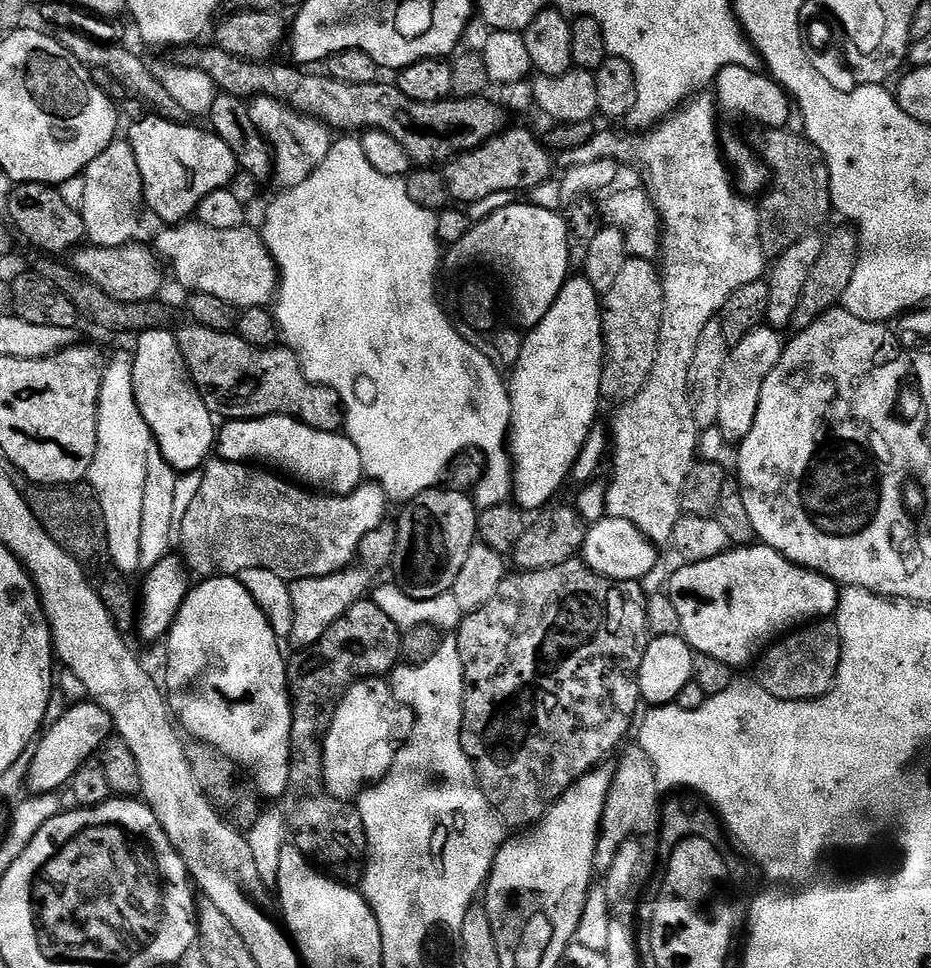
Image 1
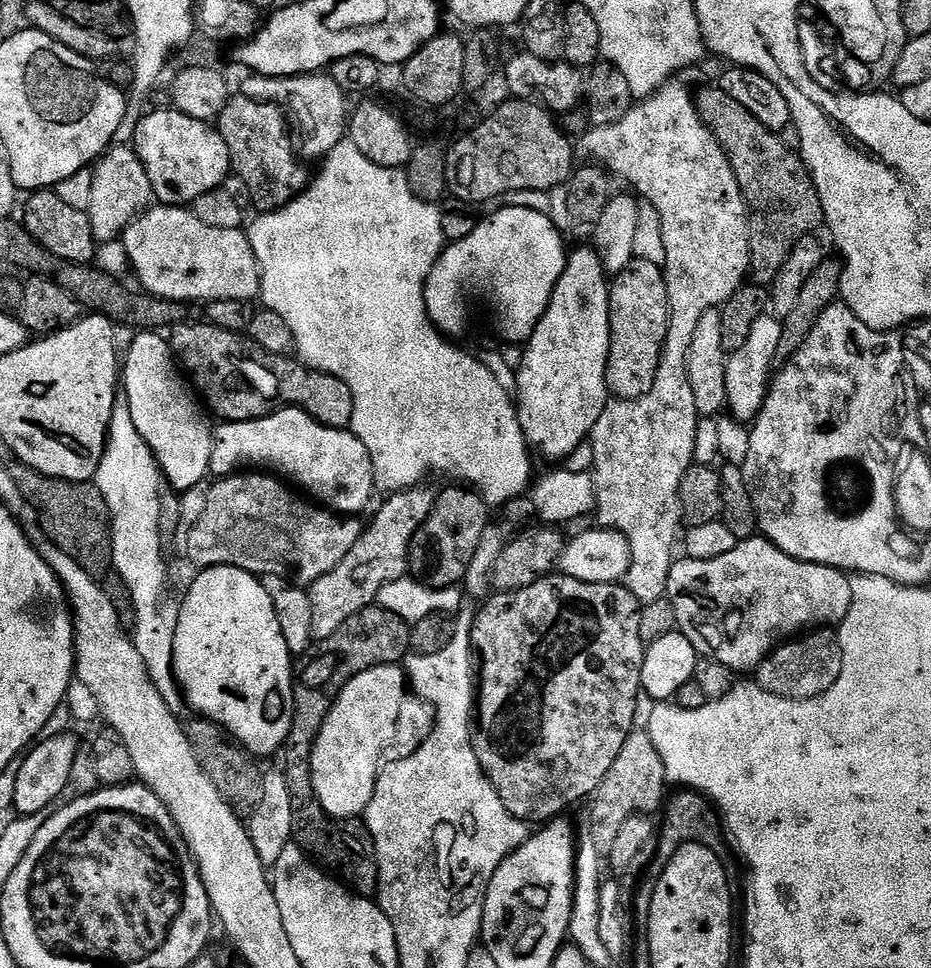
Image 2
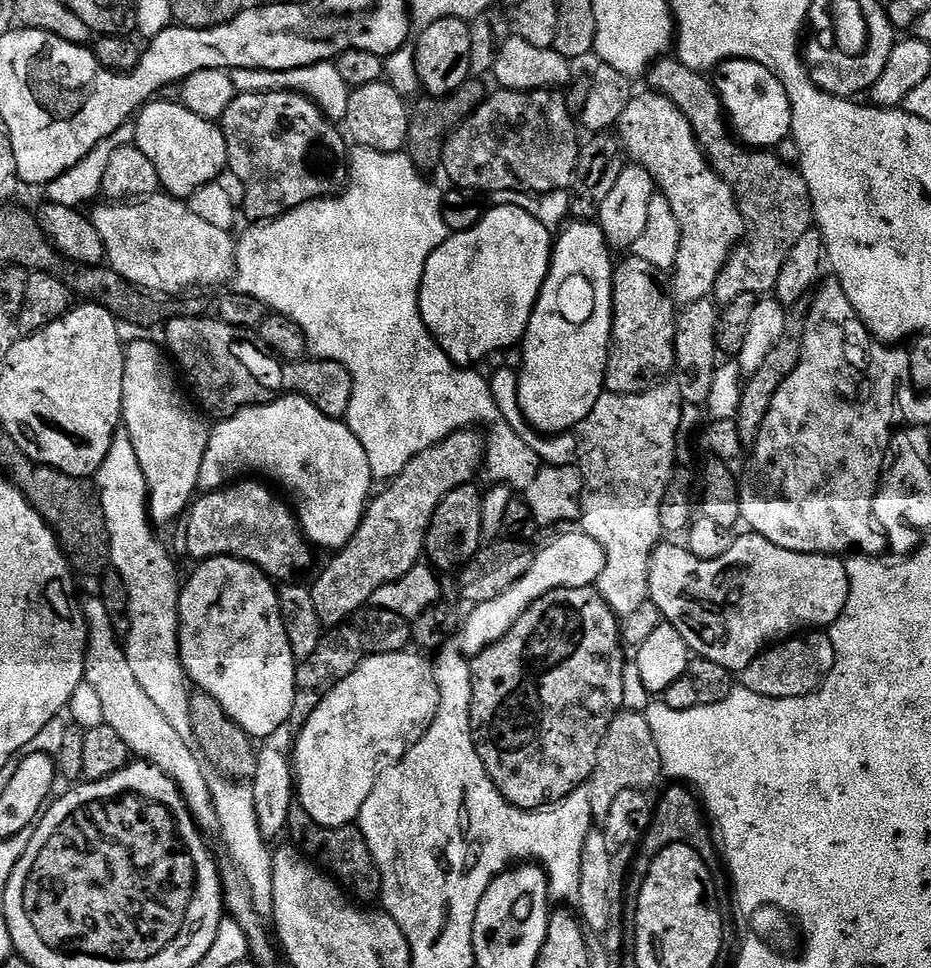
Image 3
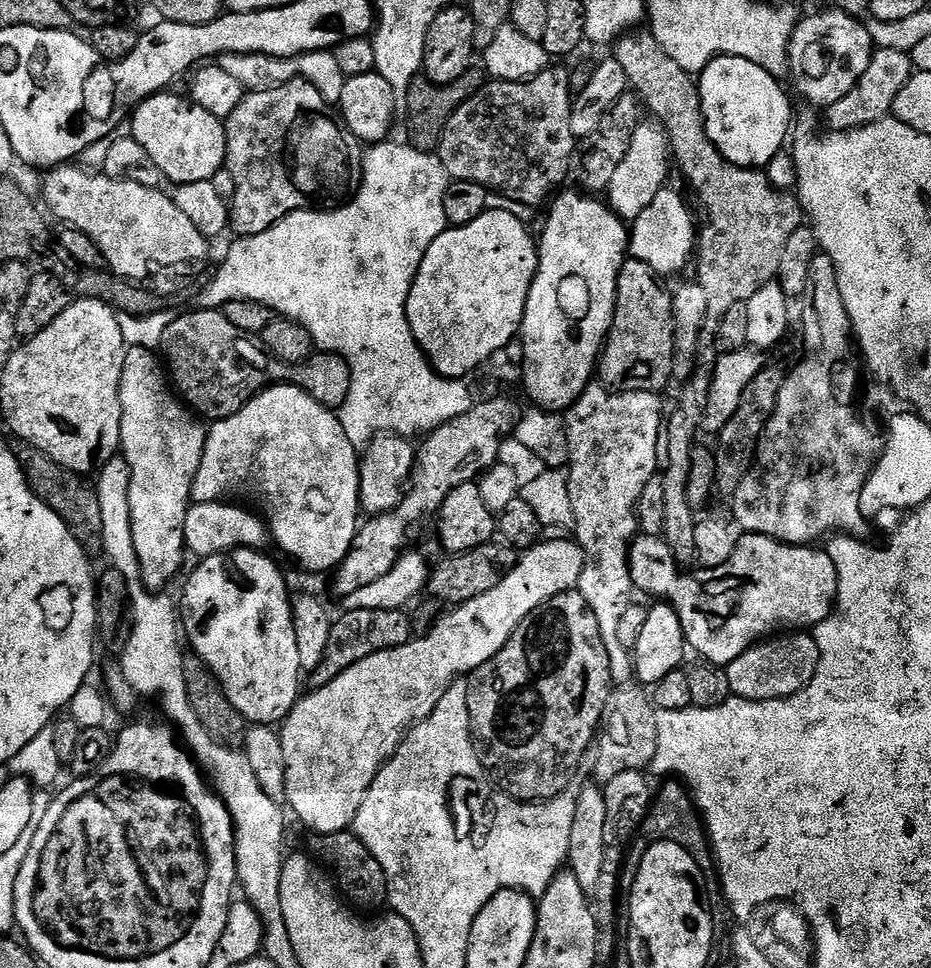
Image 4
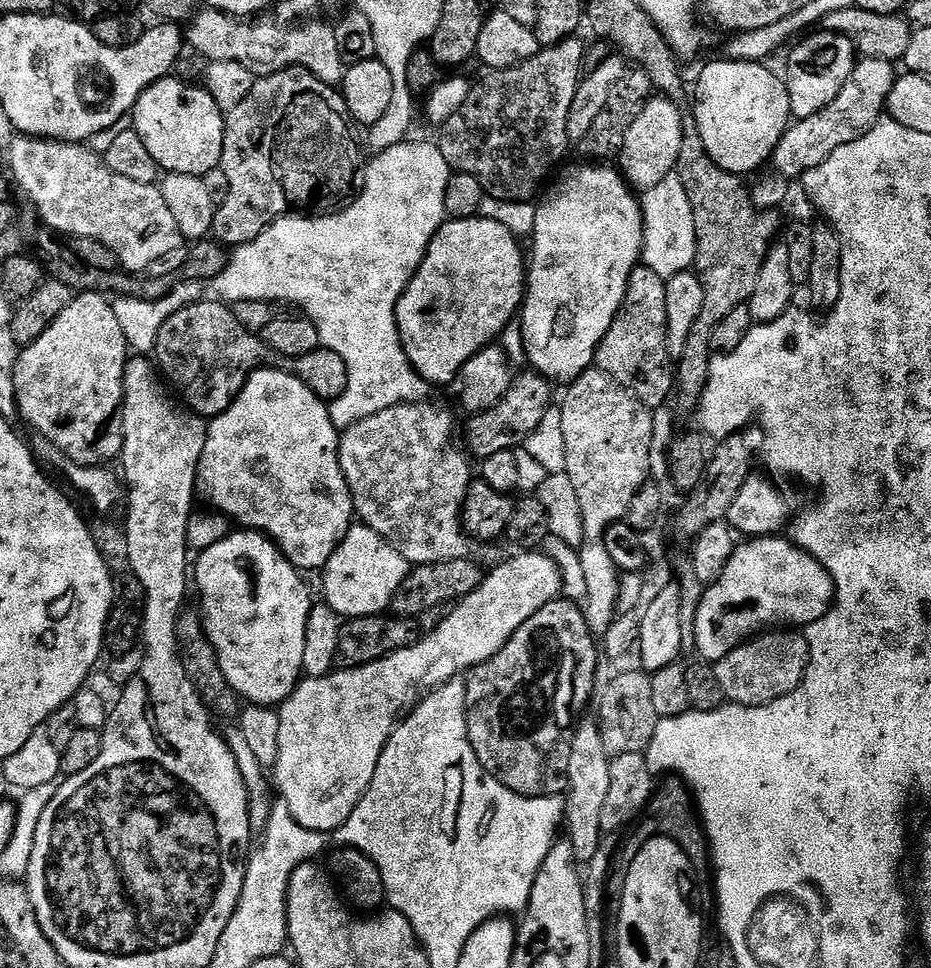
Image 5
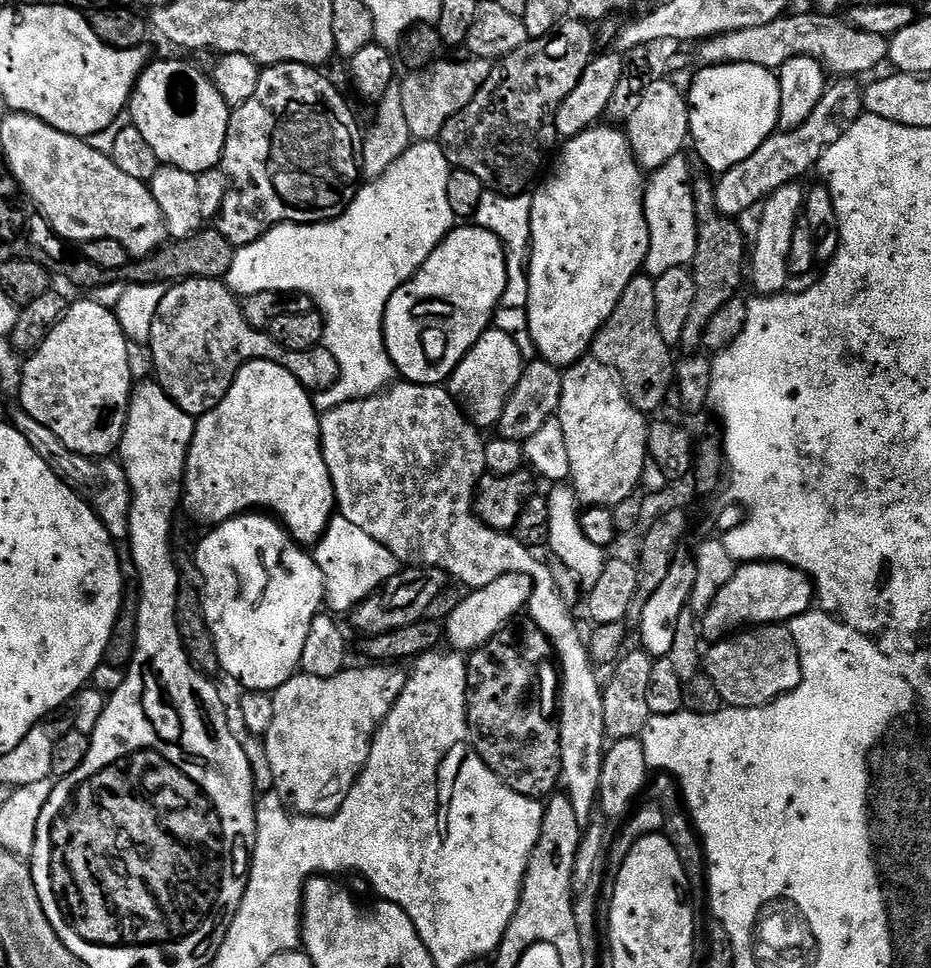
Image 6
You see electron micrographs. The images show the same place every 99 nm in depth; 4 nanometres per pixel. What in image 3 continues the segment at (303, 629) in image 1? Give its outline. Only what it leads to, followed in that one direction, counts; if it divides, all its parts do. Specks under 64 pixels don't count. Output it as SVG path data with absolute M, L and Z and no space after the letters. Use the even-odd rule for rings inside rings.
M461 428L459 432L450 434L442 442L422 450L414 459L387 485L384 493L373 495L370 503L364 510L364 517L348 545L339 549L336 556L329 562L328 568L320 572L320 577L310 584L314 607L318 609L318 618L321 625L335 626L343 620L348 620L355 612L360 611L371 601L372 596L378 589L387 584L393 584L403 578L406 573L421 563L425 555L424 539L428 533L430 522L434 518L434 510L454 490L463 484L473 483L477 478L476 471L483 469L486 464L486 440L480 437L479 431L472 428Z

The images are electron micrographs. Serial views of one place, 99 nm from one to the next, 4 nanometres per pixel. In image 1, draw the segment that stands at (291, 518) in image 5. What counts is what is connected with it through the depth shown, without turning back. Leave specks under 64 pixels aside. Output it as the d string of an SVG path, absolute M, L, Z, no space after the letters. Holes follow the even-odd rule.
M289 416L227 421L219 429L214 448L221 460L267 466L320 494L345 496L366 480L362 454L347 434L314 430Z

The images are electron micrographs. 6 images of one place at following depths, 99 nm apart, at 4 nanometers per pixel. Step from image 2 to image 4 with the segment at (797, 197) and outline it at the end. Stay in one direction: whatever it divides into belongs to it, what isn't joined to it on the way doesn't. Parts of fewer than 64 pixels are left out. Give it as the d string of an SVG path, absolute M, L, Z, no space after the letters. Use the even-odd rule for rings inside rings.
M628 34L616 41L614 45L614 58L618 62L618 66L622 66L622 70L626 70L626 78L628 79L631 91L640 97L641 105L645 109L648 108L653 112L655 119L661 128L668 134L668 142L670 145L671 155L674 162L680 166L680 172L688 179L688 184L694 191L700 192L700 200L704 203L704 208L708 211L708 229L703 229L702 235L698 240L698 260L700 256L700 276L698 283L702 286L702 290L706 290L706 306L708 307L708 324L712 326L719 325L722 318L726 318L726 314L730 310L734 310L734 306L739 304L747 305L750 298L754 298L754 294L758 294L758 290L762 290L762 286L773 283L780 275L780 267L782 266L782 253L786 250L786 242L790 242L790 234L794 234L794 230L798 230L805 223L806 217L804 209L800 207L799 199L791 191L784 191L775 188L771 184L770 178L764 170L759 168L740 168L736 164L731 164L723 154L716 149L714 142L710 142L710 138L704 129L704 115L702 114L702 102L700 101L700 85L694 79L693 73L682 70L682 66L678 66L678 62L674 62L674 58L670 58L670 54L666 54L666 50L662 50L662 46L658 46L658 42L650 34L644 36L636 36L637 34Z

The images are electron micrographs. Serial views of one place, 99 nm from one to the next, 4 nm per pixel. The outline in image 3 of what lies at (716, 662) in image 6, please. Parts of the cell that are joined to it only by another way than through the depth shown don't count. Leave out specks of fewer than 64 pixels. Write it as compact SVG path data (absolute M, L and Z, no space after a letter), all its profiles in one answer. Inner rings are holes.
M812 630L765 648L754 658L754 662L750 662L750 666L739 673L738 680L742 687L759 696L771 700L793 700L817 692L830 670L834 670L835 661L831 635L824 630Z

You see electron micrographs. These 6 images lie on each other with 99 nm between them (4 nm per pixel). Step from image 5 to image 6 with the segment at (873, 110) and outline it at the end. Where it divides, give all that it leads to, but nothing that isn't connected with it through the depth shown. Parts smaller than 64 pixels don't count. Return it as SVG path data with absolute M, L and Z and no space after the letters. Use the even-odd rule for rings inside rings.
M844 78L833 83L825 92L822 102L806 118L802 126L793 132L777 131L746 162L738 162L729 172L723 173L715 181L716 208L721 216L739 218L744 210L755 203L765 201L782 186L803 181L808 171L815 169L820 163L825 148L828 148L850 127L854 121L860 119L865 111L862 88L855 79Z

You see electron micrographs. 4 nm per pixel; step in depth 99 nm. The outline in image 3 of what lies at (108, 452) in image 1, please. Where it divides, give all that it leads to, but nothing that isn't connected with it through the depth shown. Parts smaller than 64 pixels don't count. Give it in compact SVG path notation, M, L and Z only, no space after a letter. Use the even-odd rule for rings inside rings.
M123 430L117 432L110 446L110 454L106 454L106 462L97 470L94 477L95 487L100 493L100 505L106 518L106 526L110 534L111 567L122 574L122 582L126 582L128 591L128 617L130 630L126 633L124 653L128 655L130 671L138 678L142 690L154 701L154 706L162 710L166 722L178 730L182 739L191 741L192 723L190 722L190 698L193 689L180 657L180 589L182 576L176 573L176 564L168 557L166 549L160 545L155 536L154 525L148 515L148 487L146 474L142 474L142 466L138 466L138 454L134 454L134 442L130 442L130 434Z

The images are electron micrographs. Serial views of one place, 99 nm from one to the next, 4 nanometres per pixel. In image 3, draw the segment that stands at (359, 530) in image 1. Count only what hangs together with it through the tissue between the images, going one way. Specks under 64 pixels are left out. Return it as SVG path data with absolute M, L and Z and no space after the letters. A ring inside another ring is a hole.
M244 478L215 492L203 493L186 516L188 537L184 544L193 561L212 560L215 556L238 558L258 566L276 582L291 581L292 572L310 567L313 545L304 536L295 511L287 503L284 505L271 490L259 479Z

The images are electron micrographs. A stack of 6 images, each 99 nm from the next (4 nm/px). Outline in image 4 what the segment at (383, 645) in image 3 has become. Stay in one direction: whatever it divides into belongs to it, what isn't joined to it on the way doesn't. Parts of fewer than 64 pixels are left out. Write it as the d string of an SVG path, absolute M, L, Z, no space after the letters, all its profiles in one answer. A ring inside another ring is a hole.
M354 608L343 613L345 616L333 623L330 630L330 643L326 646L326 654L322 654L322 662L311 672L310 680L313 689L326 686L338 678L350 666L378 654L382 650L394 650L403 644L409 644L414 638L412 617L407 611L394 610L362 610Z

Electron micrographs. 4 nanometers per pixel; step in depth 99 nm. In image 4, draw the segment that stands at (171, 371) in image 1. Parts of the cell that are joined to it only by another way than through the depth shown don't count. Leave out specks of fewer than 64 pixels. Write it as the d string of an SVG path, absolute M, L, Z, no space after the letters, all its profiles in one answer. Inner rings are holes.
M129 347L124 354L122 382L122 430L120 452L130 466L130 530L134 538L134 554L138 554L140 579L149 590L164 590L184 564L184 523L192 499L192 483L202 462L202 450L208 437L205 425L181 401L170 387L165 365L153 350Z

